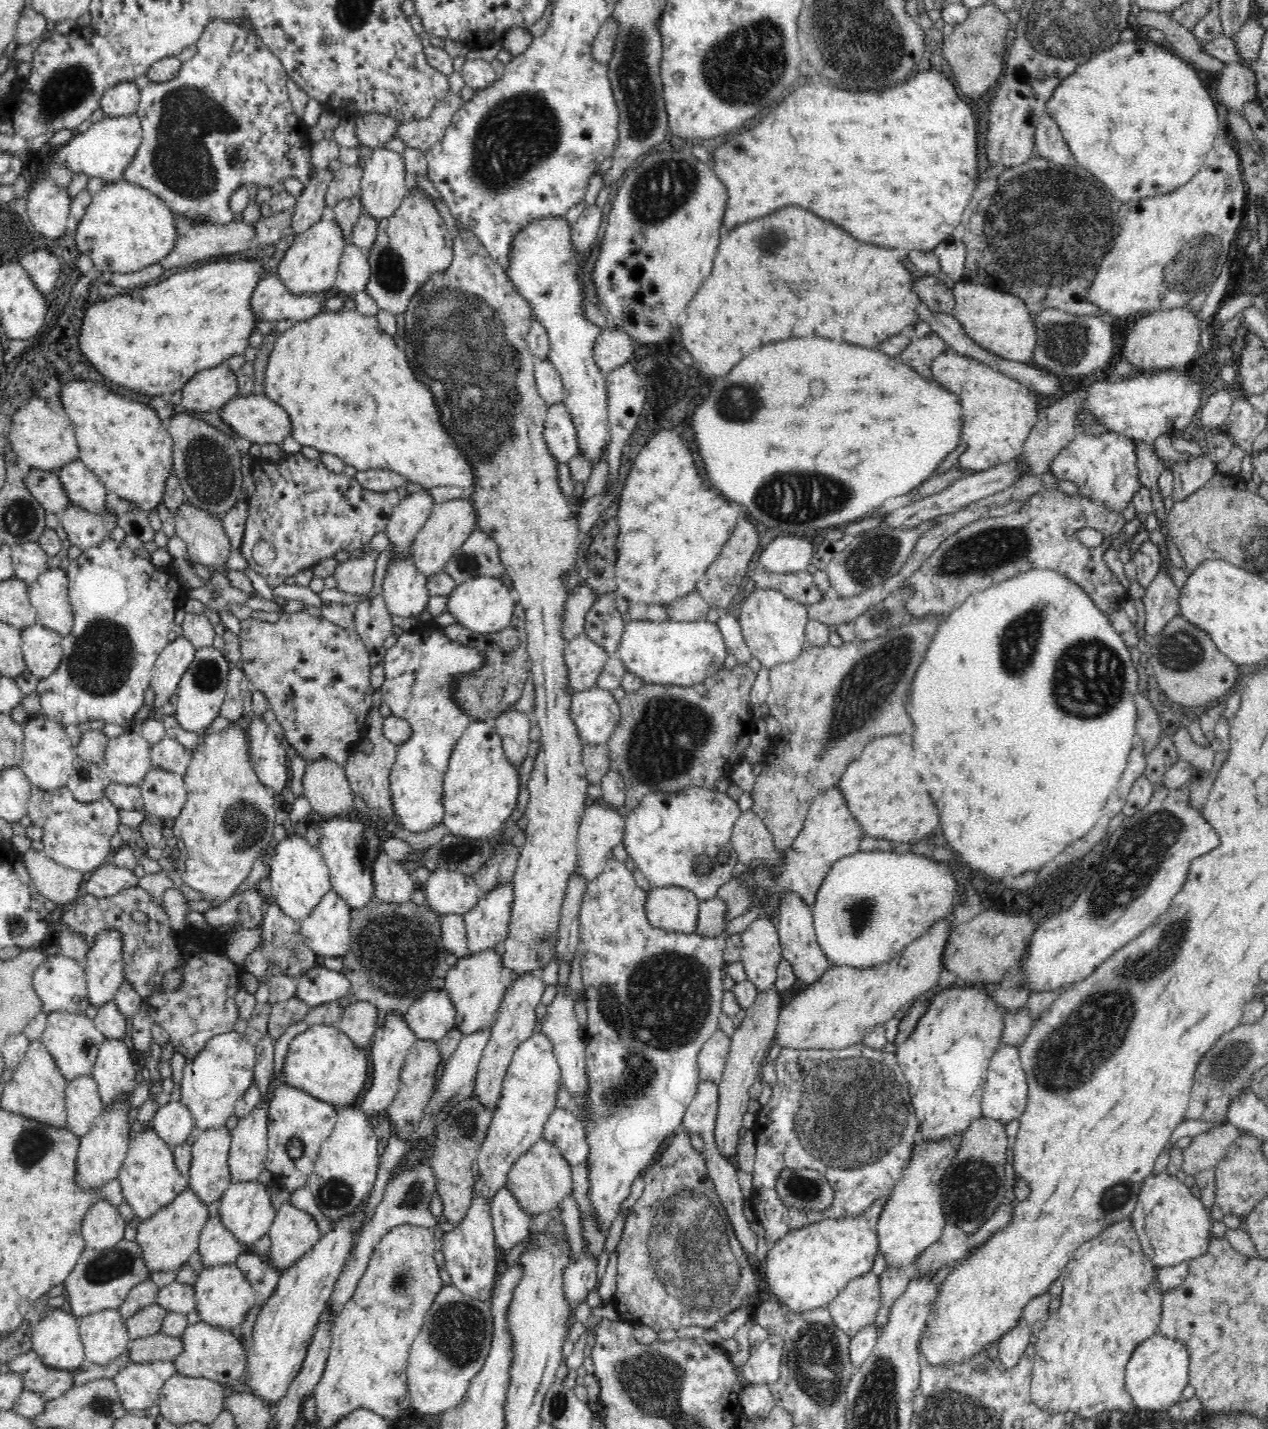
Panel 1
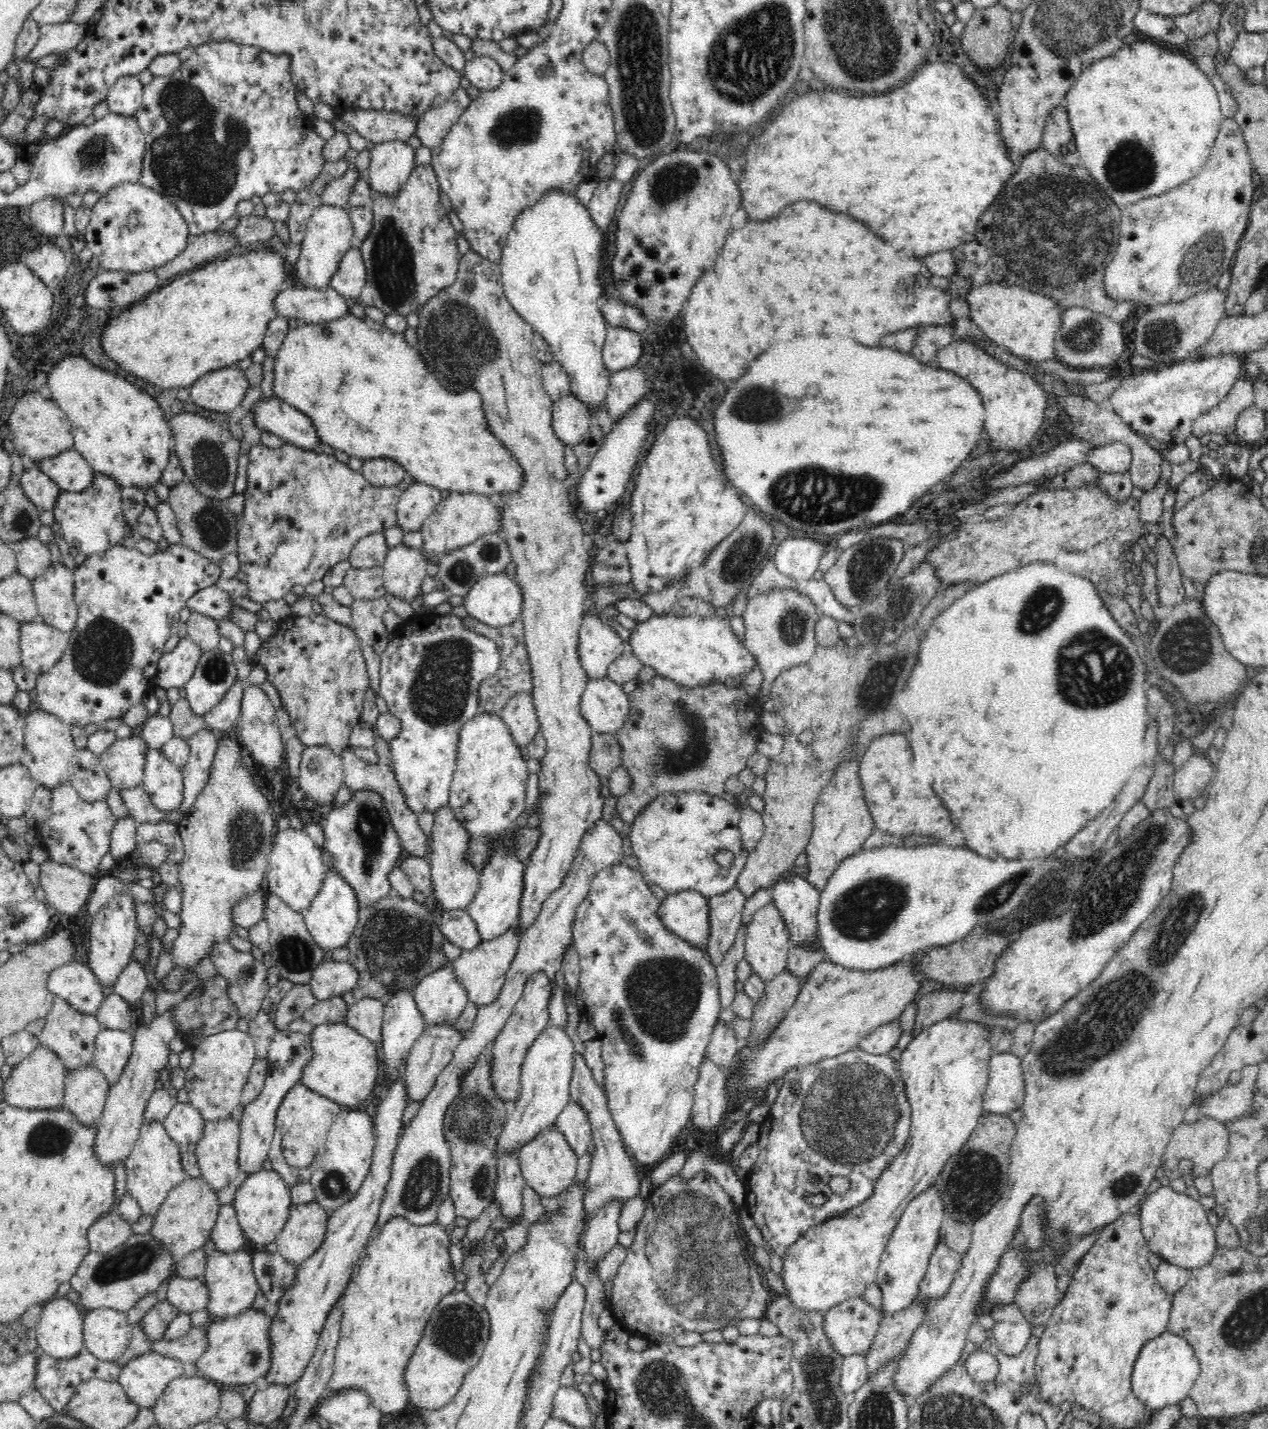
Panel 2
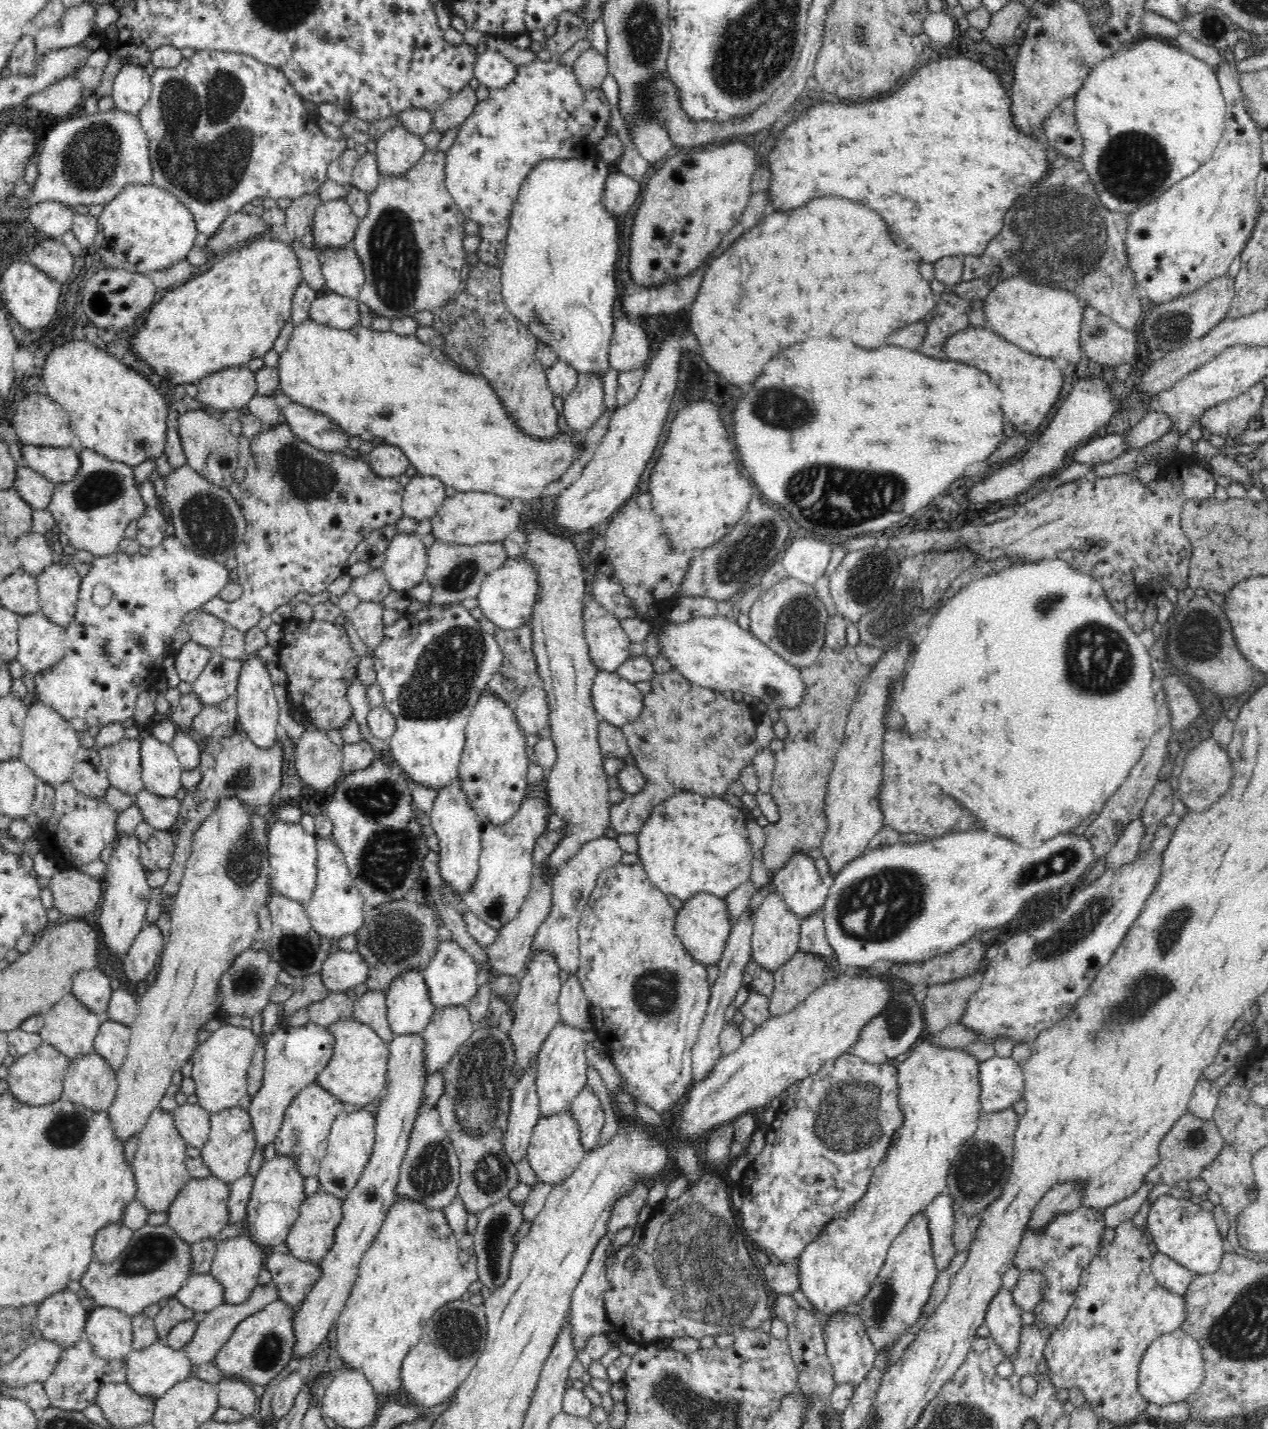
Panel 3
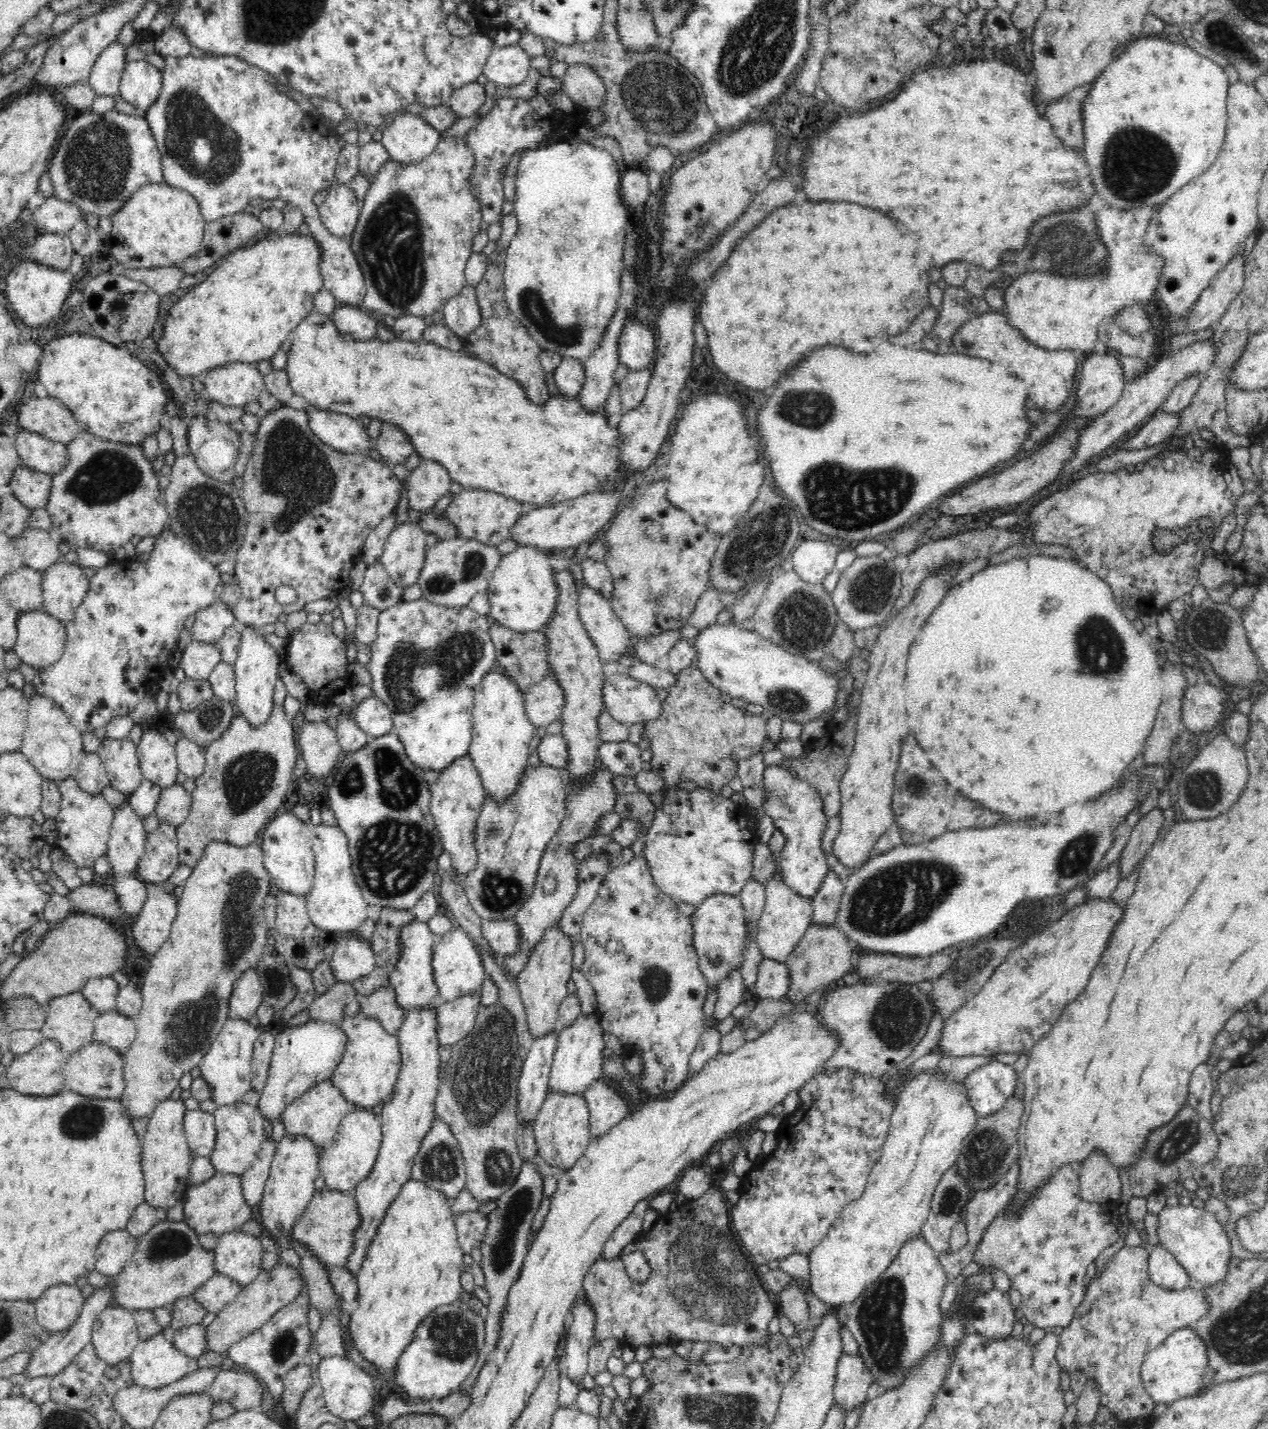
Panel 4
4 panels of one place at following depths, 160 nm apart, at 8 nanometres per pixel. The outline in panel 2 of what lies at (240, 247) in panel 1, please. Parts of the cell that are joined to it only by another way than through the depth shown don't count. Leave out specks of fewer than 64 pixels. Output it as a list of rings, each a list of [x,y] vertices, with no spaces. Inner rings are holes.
[[[220,228],[201,236],[191,235],[188,242],[187,248],[177,258],[169,264],[154,268],[153,272],[160,283],[200,268],[238,246],[234,232],[224,232]]]

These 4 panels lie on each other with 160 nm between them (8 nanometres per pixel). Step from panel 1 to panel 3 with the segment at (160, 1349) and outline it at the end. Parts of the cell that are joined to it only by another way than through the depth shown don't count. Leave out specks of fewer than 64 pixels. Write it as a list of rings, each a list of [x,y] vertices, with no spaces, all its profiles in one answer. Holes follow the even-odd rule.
[[[270,1281],[268,1284],[260,1285],[258,1283],[250,1293],[250,1296],[240,1304],[222,1303],[210,1312],[205,1313],[205,1318],[198,1322],[196,1333],[189,1344],[180,1349],[186,1357],[188,1357],[194,1366],[203,1365],[207,1362],[214,1361],[214,1356],[222,1346],[232,1337],[234,1330],[242,1320],[246,1320],[248,1316],[254,1316],[258,1310],[264,1310],[268,1304],[272,1304],[274,1300],[280,1299],[278,1295],[278,1287],[276,1283]]]

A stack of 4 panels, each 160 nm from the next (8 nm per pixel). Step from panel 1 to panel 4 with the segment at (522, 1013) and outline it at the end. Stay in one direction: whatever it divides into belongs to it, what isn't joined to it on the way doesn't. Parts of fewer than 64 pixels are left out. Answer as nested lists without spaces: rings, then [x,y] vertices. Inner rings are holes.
[[[556,924],[531,948],[525,967],[516,975],[519,993],[527,1014],[528,1029],[534,1039],[559,1027],[559,1007],[567,997],[566,983],[572,974],[572,939]]]

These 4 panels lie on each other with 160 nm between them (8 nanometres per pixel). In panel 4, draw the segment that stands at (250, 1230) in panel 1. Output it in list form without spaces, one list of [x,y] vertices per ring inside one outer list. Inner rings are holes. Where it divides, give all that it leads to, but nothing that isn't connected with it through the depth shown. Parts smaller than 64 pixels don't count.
[[[285,1133],[277,1142],[262,1201],[256,1206],[256,1220],[264,1233],[276,1240],[293,1232],[295,1222],[316,1194],[318,1184],[314,1182],[320,1172],[318,1151],[314,1142],[304,1136]]]

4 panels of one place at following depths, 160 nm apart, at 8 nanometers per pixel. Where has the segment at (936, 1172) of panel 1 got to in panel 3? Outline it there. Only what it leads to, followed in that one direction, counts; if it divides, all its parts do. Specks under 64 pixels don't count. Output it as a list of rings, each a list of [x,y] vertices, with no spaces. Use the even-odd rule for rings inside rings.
[[[924,1211],[915,1214],[913,1220],[906,1224],[903,1232],[888,1248],[888,1255],[879,1271],[879,1277],[861,1300],[859,1319],[877,1352],[884,1348],[892,1348],[900,1342],[900,1337],[908,1332],[912,1324],[918,1322],[922,1306],[930,1298],[930,1288],[939,1274],[931,1243],[926,1214]]]

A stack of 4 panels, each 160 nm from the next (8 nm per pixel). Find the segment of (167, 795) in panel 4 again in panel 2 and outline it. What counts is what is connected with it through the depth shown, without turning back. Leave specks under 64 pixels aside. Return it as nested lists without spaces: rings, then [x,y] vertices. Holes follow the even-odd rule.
[[[142,786],[119,790],[131,816],[140,823],[160,824],[165,822],[166,813],[150,802]]]

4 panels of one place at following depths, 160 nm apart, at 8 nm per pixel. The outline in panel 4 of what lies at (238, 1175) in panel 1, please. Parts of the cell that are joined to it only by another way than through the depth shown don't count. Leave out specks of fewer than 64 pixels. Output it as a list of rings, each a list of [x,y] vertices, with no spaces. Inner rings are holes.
[[[309,1020],[305,1024],[282,1029],[275,1036],[268,1078],[257,1104],[262,1117],[273,1123],[276,1119],[280,1119],[287,1104],[294,1102],[315,1084],[330,1079],[344,1056],[346,1042],[348,1042],[346,1033],[339,1025],[329,1021]]]

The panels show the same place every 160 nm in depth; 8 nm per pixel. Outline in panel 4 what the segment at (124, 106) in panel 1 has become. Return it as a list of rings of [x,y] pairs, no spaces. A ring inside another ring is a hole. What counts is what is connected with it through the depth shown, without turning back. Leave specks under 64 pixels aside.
[[[144,60],[126,63],[118,92],[122,100],[135,108],[147,111],[160,96],[162,73],[156,66]]]

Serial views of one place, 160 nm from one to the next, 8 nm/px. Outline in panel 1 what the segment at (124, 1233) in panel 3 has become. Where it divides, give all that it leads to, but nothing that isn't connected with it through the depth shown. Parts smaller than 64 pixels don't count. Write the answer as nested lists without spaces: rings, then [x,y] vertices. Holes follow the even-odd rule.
[[[100,1199],[86,1212],[82,1220],[81,1234],[90,1249],[107,1250],[125,1239],[127,1224],[118,1208]]]

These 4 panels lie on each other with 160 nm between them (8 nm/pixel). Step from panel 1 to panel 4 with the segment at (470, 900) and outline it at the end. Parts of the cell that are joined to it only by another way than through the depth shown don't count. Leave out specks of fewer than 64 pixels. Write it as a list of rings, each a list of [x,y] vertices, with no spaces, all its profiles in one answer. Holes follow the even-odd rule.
[[[466,754],[466,756],[462,756],[462,759],[458,758],[443,768],[438,776],[438,781],[436,784],[432,784],[429,791],[431,792],[430,812],[434,817],[436,829],[440,833],[444,852],[451,857],[456,873],[464,876],[478,868],[474,829],[484,799],[487,797],[482,778],[479,776],[478,769],[474,767],[471,756]]]

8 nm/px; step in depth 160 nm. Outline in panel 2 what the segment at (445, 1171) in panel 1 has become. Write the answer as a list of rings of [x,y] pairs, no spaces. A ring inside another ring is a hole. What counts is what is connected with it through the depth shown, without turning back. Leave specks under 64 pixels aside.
[[[480,1053],[476,1064],[461,1078],[459,1095],[446,1112],[445,1136],[450,1147],[450,1193],[456,1215],[473,1221],[495,1201],[498,1165],[496,1144],[506,1122],[504,1101],[496,1096],[492,1079],[492,1056]]]

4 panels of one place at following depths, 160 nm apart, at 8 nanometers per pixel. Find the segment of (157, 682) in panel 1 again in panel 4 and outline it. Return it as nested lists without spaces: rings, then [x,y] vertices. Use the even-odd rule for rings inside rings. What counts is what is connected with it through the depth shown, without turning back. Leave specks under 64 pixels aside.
[[[192,641],[183,650],[179,668],[190,679],[204,680],[221,662],[220,649],[215,643]]]

